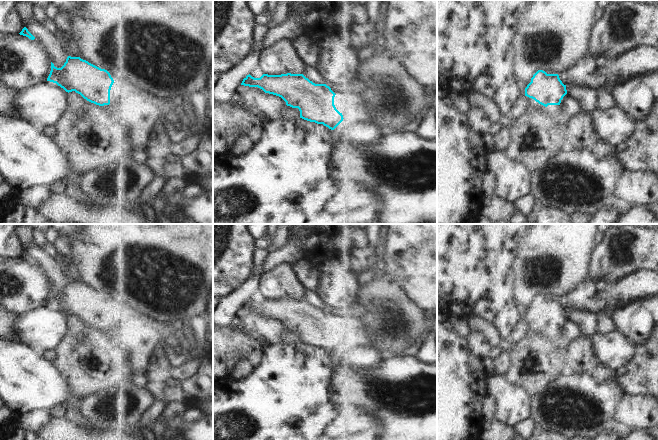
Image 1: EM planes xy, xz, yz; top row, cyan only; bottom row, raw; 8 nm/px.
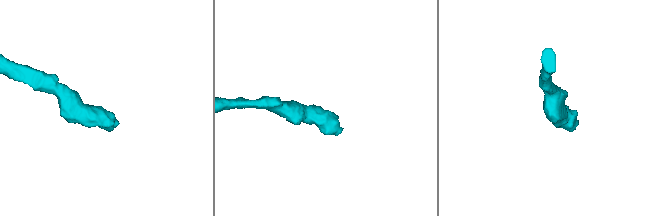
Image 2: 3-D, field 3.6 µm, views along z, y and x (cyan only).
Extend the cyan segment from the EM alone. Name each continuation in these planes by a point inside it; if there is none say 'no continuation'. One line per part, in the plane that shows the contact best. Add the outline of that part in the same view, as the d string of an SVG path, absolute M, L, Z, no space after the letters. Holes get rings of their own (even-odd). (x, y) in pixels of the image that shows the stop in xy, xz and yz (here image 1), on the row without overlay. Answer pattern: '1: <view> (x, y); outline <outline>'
1: xy (123, 323); outline M113 307L110 328L117 337L132 341L132 368L137 379L151 369L153 361L148 358L148 322L125 307Z

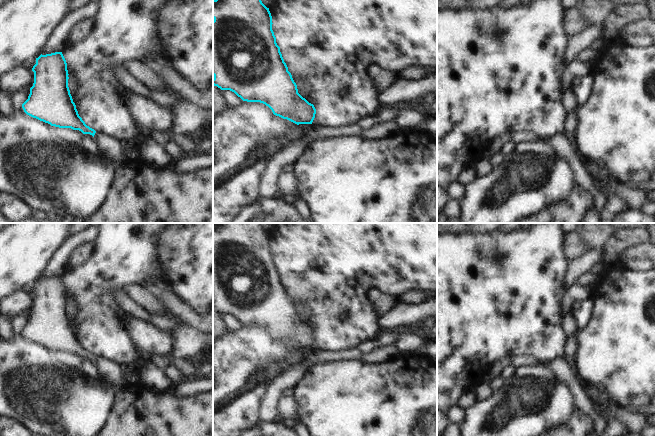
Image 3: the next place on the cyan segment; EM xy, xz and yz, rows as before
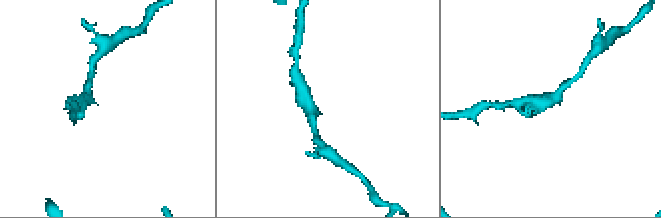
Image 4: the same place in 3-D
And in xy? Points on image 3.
1: xy (110, 370); outline M96 356L94 359L96 366L99 368L100 374L112 384L119 389L124 388L123 383L123 372L121 371L119 364Z

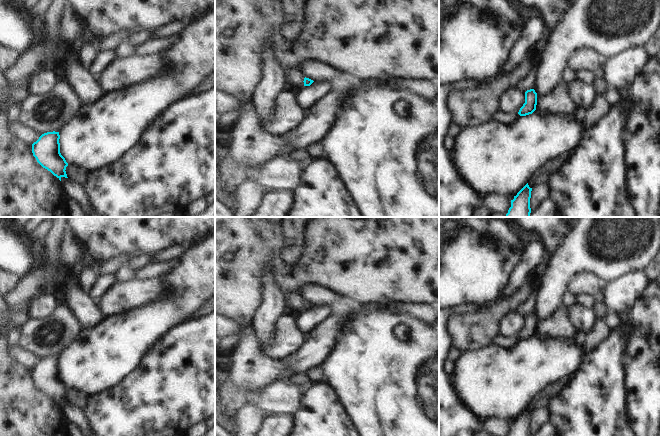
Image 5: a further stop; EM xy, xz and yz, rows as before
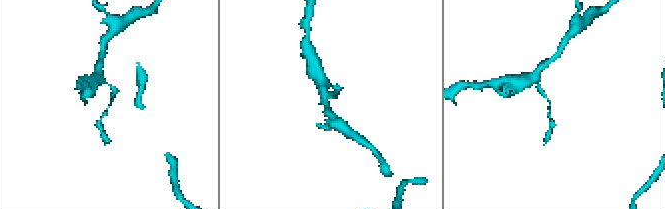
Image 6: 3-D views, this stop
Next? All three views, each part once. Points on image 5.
no continuation

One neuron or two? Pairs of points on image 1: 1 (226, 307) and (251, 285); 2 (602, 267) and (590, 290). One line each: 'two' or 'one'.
1: one
2: two

